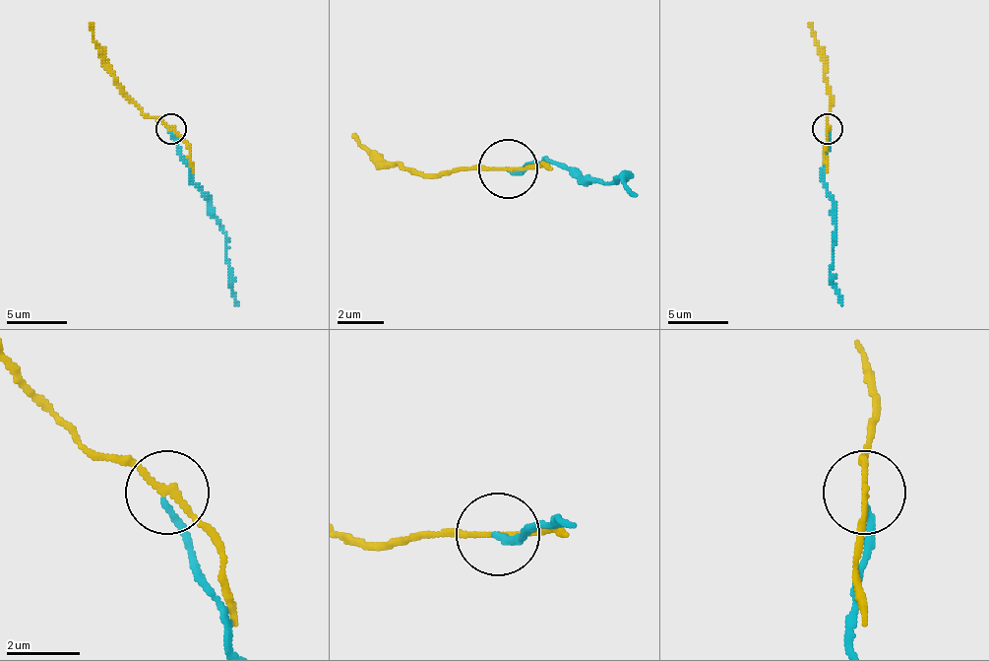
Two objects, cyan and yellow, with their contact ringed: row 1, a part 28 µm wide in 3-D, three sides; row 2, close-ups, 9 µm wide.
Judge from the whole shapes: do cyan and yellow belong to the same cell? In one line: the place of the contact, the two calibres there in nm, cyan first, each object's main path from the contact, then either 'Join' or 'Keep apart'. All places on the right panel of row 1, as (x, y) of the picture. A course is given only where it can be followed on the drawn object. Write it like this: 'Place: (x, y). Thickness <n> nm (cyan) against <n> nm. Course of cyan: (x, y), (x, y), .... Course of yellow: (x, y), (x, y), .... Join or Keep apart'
Place: (828, 128). Thickness 170 nm (cyan) against 140 nm. Course of cyan: (827, 129), (824, 180), (833, 202), (830, 284), (841, 305). Course of yellow: (827, 129), (830, 90), (824, 81), (824, 50), (809, 23). Keep apart

